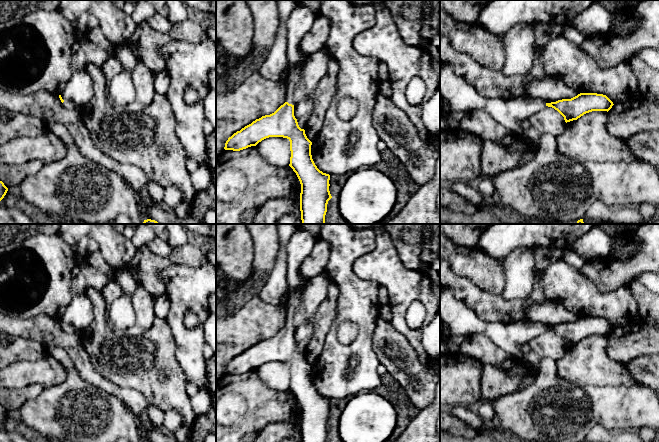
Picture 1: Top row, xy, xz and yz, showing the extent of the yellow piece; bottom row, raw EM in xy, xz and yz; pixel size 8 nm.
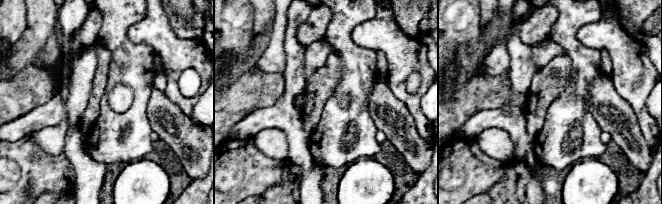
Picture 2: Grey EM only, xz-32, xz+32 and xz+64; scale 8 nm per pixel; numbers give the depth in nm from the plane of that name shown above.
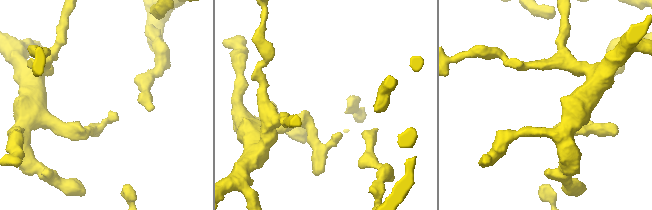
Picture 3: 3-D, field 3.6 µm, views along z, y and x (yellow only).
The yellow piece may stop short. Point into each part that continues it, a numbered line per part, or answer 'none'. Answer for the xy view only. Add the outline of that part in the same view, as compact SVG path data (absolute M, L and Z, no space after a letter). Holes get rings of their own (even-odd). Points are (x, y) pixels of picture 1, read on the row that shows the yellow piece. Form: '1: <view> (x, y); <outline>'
1: xy (69, 104); M64 100L63 106L69 110L81 110L81 107L72 100Z

